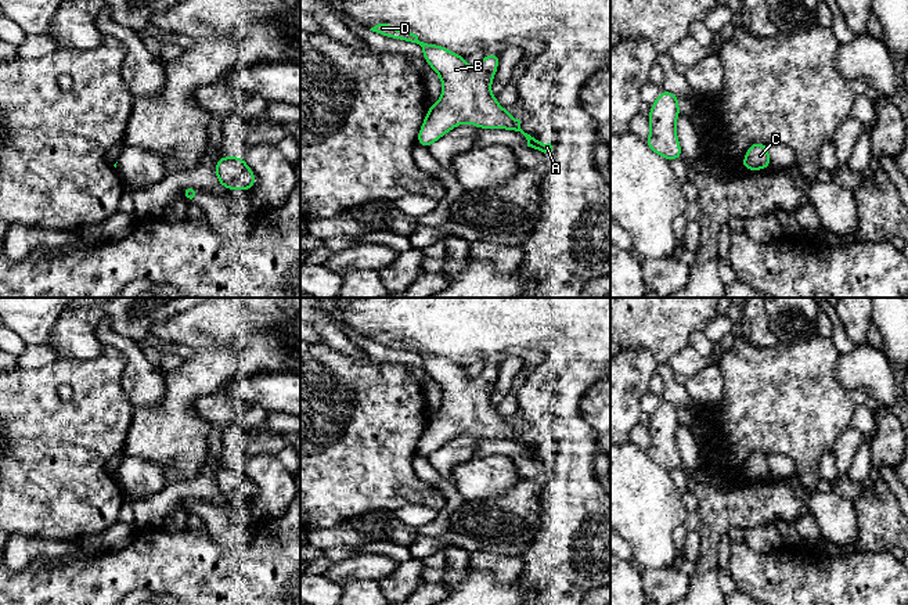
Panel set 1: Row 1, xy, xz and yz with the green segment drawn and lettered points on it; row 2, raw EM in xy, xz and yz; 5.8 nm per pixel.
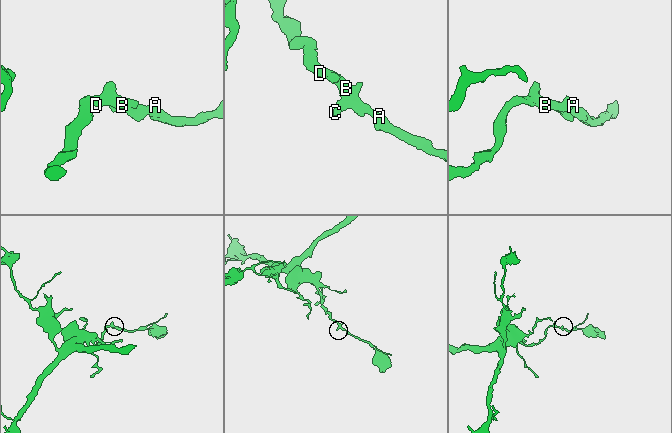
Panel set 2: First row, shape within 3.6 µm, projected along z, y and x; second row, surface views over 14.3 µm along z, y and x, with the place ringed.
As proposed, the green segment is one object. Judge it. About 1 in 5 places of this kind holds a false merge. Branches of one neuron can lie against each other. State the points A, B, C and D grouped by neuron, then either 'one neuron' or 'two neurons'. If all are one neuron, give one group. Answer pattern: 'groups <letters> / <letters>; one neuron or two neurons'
groups A B C D; one neuron

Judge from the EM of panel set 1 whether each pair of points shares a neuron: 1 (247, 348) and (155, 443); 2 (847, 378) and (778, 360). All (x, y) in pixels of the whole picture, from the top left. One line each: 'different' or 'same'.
1: same
2: different

